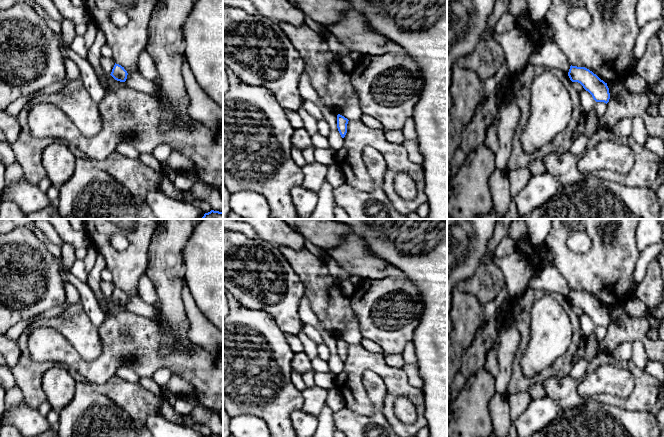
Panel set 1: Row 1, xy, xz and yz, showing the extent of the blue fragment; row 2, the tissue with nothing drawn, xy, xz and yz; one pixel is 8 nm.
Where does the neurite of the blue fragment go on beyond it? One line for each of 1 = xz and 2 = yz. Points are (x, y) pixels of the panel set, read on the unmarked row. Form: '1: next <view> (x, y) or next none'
1: next none
2: next none

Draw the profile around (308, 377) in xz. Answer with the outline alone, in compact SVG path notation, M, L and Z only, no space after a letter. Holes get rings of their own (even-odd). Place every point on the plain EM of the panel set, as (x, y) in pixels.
M309 371L302 375L302 379L305 383L306 388L311 388L315 386L314 373L315 373L314 371Z

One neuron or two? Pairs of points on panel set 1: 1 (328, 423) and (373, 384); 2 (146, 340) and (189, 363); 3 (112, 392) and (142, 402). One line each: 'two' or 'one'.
1: two
2: one
3: one

